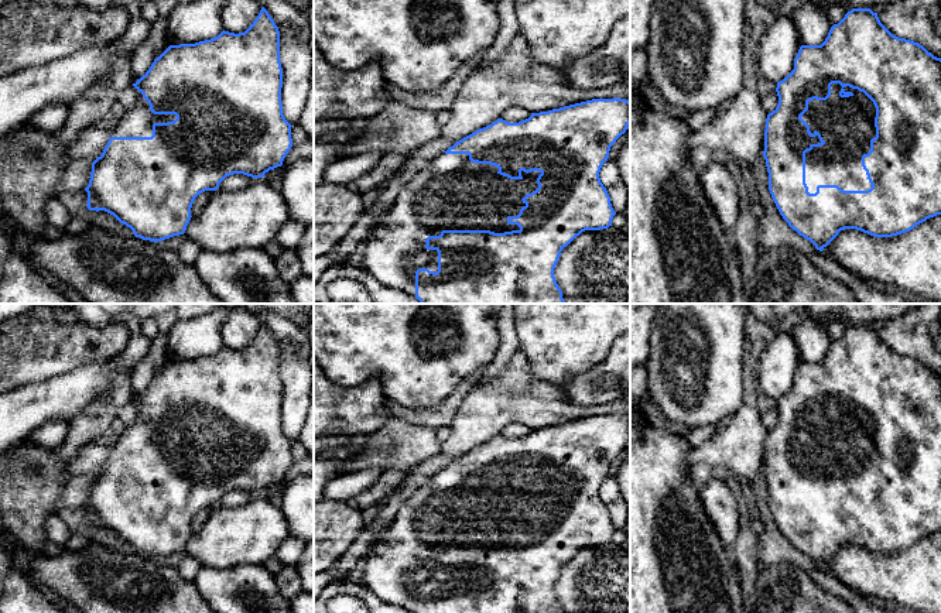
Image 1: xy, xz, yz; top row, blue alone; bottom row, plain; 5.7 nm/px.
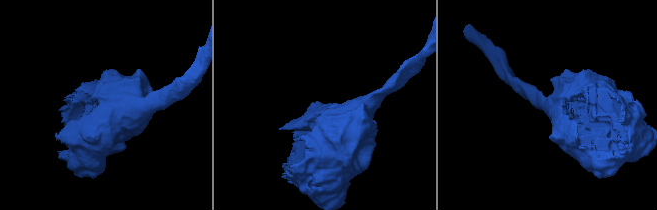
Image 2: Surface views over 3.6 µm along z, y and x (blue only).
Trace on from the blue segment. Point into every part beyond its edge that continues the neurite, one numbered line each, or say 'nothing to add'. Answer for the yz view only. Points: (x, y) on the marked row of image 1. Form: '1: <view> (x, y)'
1: yz (847, 125)

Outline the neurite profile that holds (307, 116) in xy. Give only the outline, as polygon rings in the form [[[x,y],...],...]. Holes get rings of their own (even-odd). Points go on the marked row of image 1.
[[[314,65],[311,71],[311,89],[298,123],[305,130],[308,138],[314,141]]]

